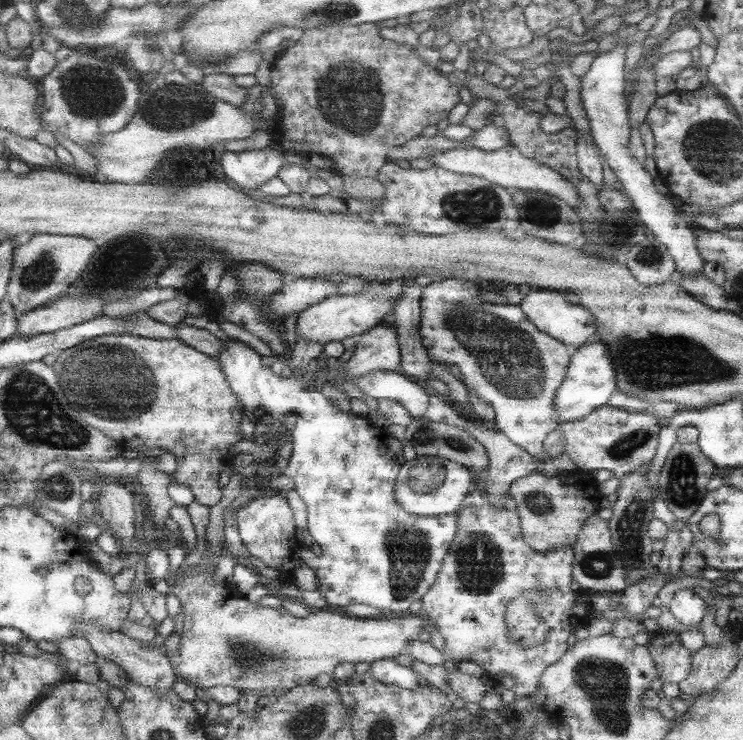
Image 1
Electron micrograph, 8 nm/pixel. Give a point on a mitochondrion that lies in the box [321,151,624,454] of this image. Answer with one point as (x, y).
(517, 373)

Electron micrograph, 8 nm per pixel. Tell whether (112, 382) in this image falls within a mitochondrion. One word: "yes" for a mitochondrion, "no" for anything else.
yes

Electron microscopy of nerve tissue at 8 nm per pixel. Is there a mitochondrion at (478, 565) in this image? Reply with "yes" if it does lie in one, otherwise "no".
yes

